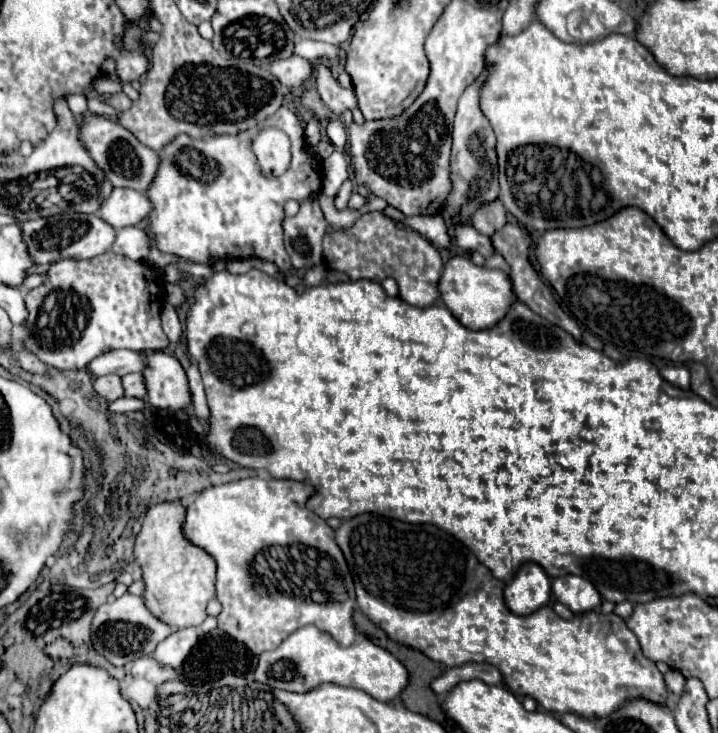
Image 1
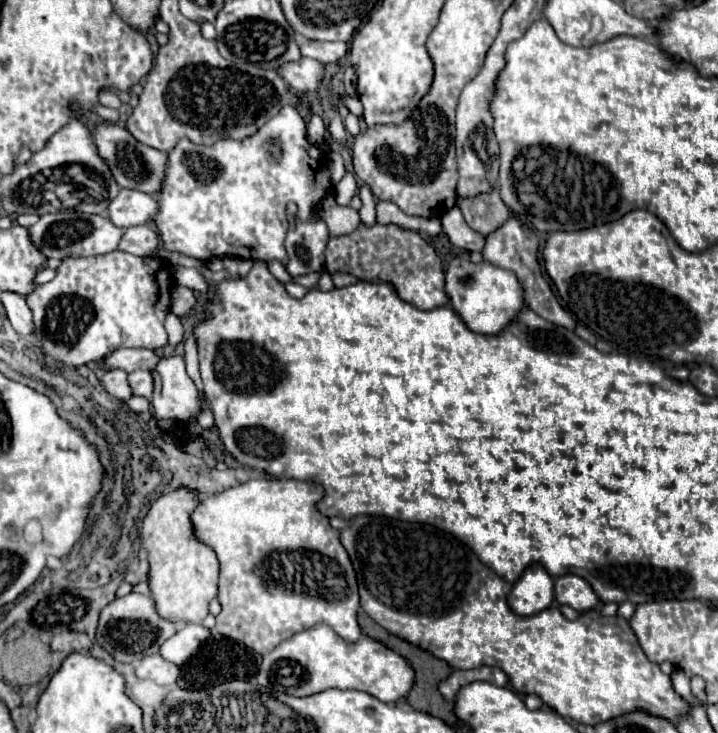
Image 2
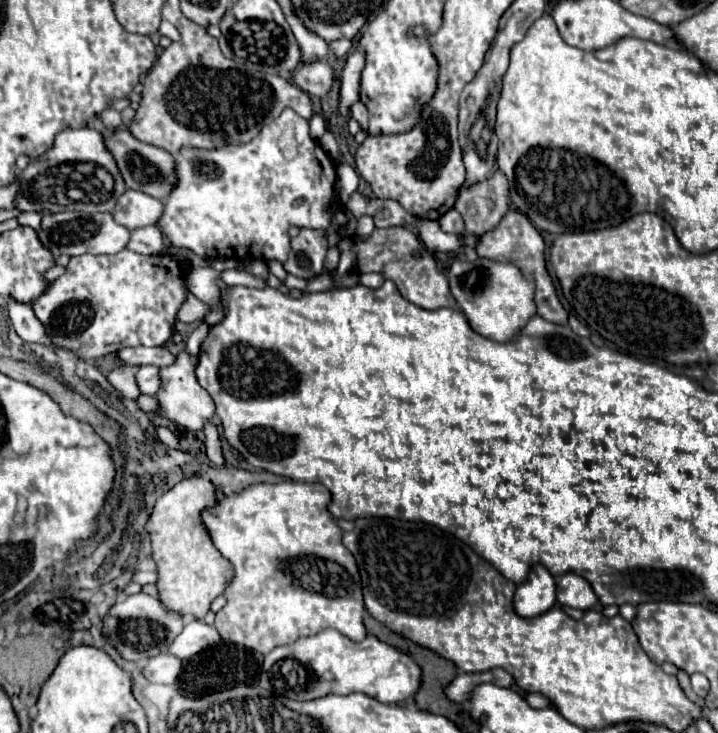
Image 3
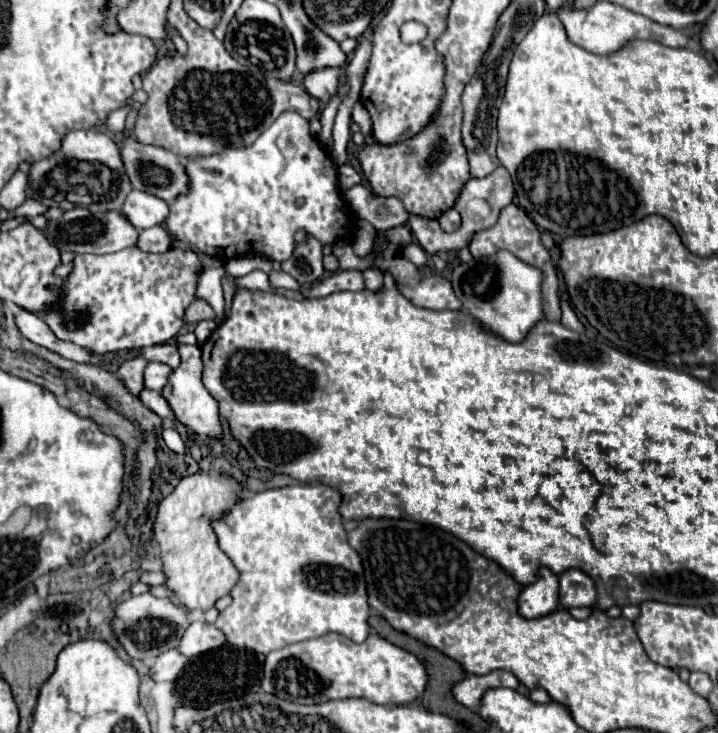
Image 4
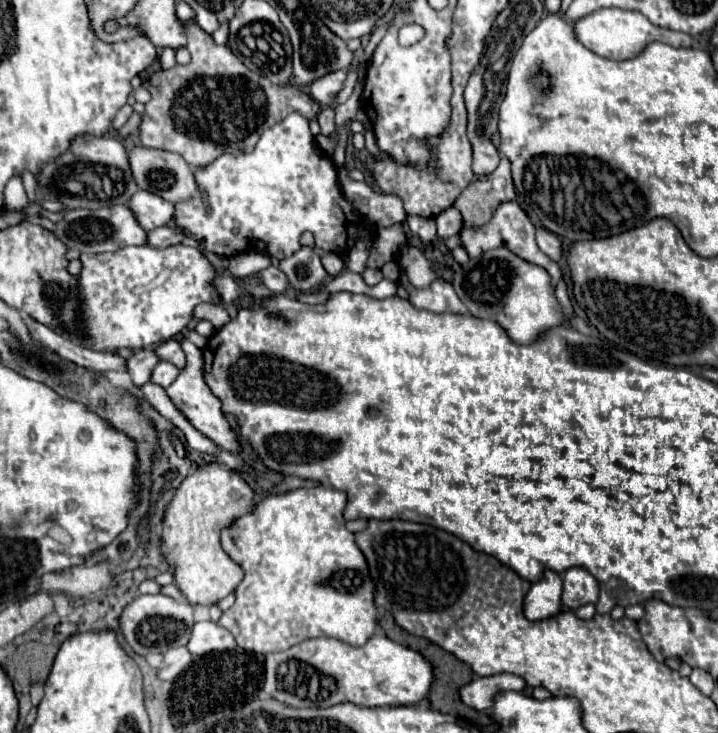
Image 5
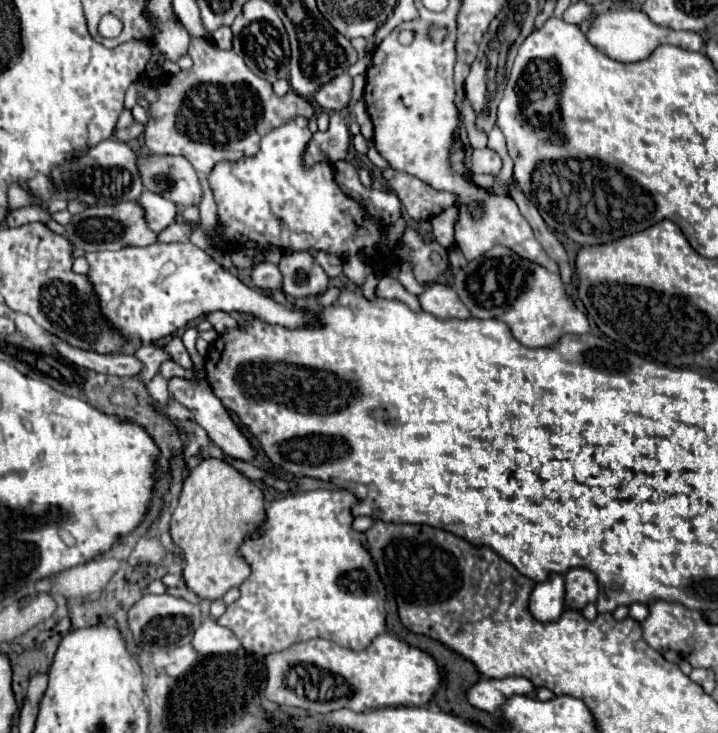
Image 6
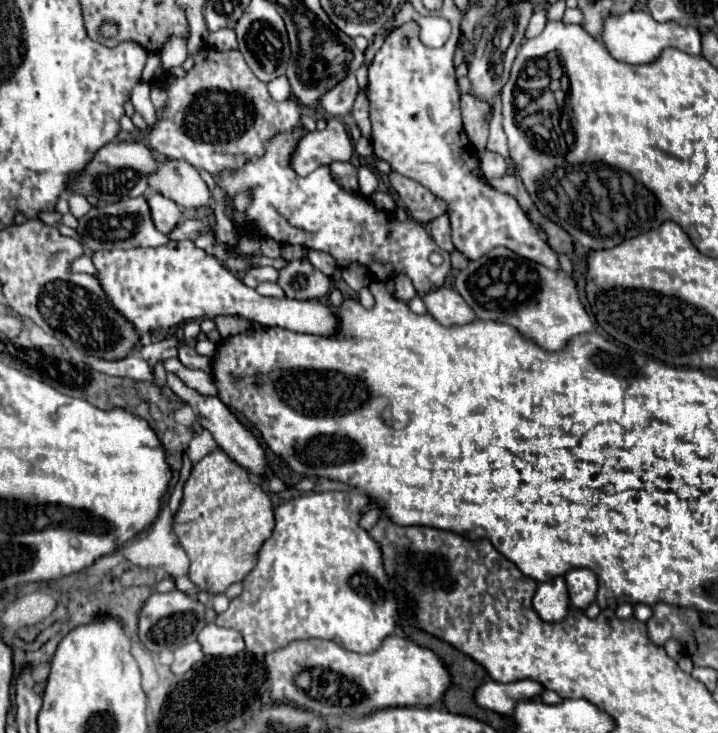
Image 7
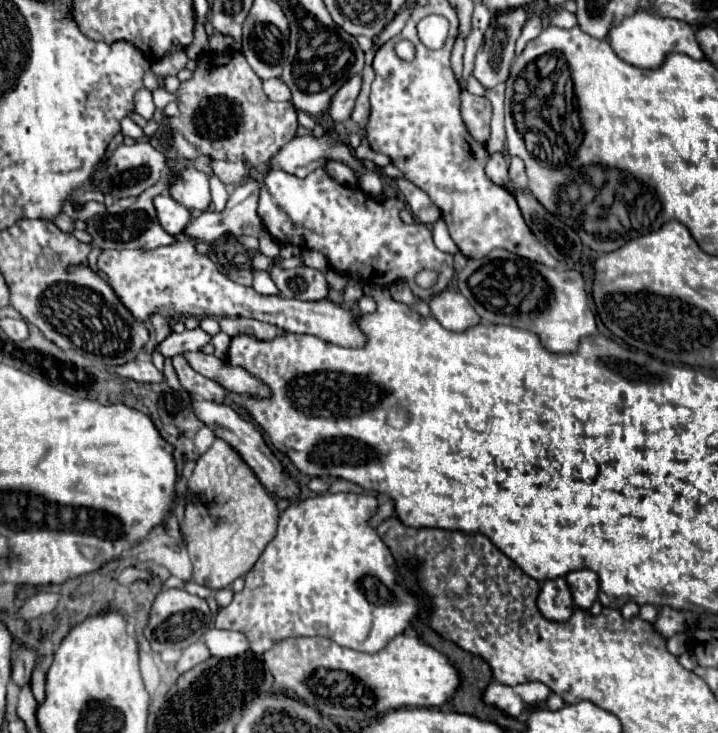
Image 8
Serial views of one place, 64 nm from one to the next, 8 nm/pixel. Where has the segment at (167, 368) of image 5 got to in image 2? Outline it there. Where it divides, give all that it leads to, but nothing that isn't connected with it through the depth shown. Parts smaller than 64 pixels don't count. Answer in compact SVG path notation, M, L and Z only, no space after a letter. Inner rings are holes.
M136 370L128 374L128 384L134 396L144 396L144 398L152 396L152 374L148 370Z

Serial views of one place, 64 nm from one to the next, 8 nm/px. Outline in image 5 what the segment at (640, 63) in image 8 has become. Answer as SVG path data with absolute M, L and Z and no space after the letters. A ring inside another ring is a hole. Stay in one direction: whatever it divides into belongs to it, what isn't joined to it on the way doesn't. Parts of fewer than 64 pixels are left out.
M600 8L588 16L582 16L576 22L570 22L576 38L592 52L610 58L610 60L626 60L636 56L646 44L650 42L664 42L670 44L674 48L690 48L692 46L692 38L684 32L676 32L670 28L660 28L654 26L644 14L640 12L632 12L632 10L622 10L622 8Z

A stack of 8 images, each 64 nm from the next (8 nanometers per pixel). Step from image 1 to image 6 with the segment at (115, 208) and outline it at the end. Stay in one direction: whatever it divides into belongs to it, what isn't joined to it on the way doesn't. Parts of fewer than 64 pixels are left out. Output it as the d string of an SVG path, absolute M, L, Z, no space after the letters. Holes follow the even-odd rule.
M144 190L138 198L138 204L144 210L144 220L148 228L152 228L154 232L164 230L176 220L176 214L178 214L176 204L172 204L170 200L164 200L160 194Z

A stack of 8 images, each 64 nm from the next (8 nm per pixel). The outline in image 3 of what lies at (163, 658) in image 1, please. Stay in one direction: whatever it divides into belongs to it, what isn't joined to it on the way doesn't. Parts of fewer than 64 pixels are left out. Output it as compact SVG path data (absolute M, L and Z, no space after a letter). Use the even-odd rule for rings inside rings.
M192 620L184 626L180 636L176 636L176 640L172 640L172 644L168 644L166 652L180 658L180 660L188 660L190 656L198 654L208 644L218 642L218 640L220 640L220 636L212 626Z

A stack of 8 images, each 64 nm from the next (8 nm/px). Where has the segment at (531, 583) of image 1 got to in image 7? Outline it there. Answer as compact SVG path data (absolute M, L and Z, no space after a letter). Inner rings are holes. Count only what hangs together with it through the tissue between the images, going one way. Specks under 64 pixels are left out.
M556 576L548 582L538 584L538 590L532 598L532 606L536 608L536 614L544 622L560 622L566 618L570 600L566 592L566 582L562 576Z

